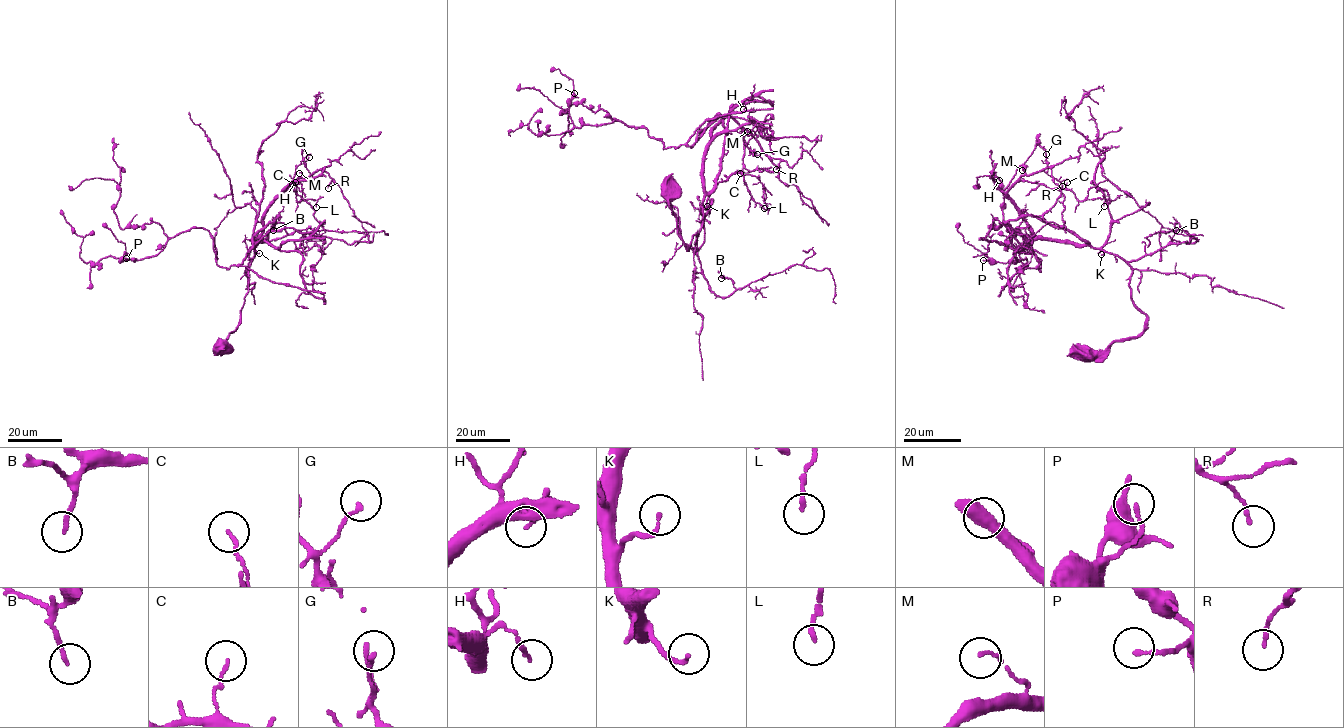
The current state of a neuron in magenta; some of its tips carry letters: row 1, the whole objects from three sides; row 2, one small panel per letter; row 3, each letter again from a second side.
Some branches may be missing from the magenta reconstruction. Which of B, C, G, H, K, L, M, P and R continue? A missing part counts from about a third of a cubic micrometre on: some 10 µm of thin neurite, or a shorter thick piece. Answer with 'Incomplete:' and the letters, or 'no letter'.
Incomplete: K

